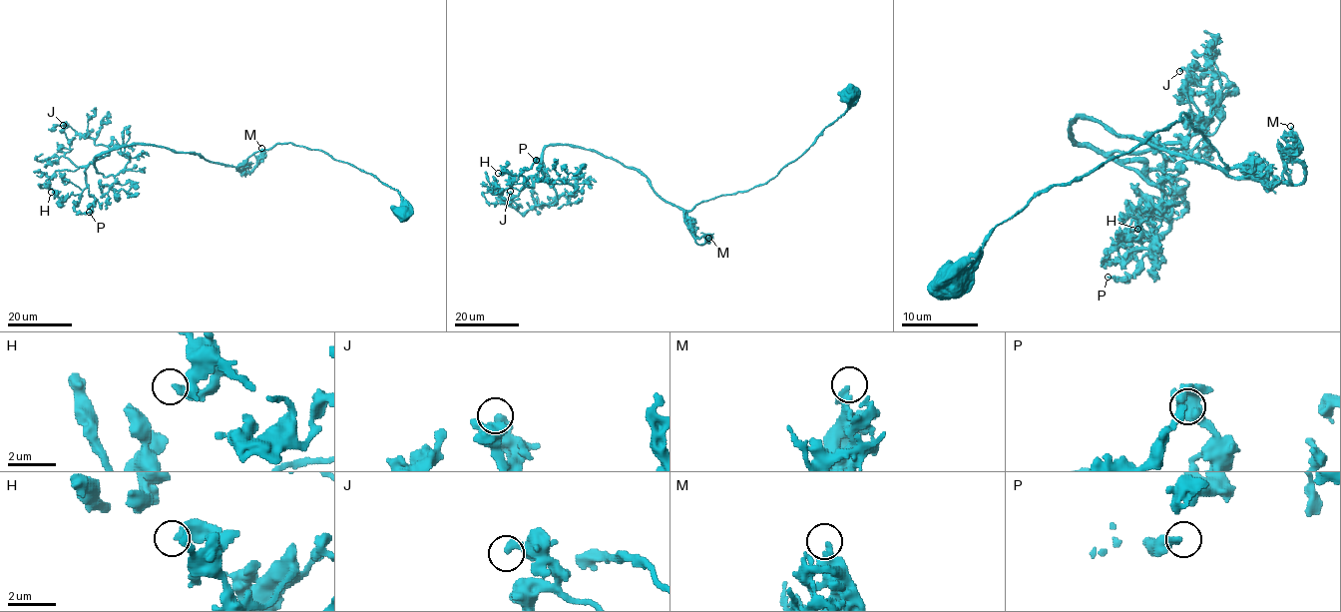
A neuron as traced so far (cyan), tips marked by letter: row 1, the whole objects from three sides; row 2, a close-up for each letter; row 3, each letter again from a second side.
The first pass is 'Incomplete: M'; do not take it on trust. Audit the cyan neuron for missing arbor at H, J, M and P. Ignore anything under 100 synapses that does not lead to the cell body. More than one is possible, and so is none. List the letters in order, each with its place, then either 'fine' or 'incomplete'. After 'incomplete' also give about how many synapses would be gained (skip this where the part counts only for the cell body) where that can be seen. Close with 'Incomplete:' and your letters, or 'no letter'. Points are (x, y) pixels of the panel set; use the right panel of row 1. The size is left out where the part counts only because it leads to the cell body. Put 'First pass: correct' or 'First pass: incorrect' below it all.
H: at (1137, 229); fine
J: at (1179, 71); fine
M: at (1290, 126); fine
P: at (1108, 277); fine
Incomplete: no letter
First pass: incorrect

